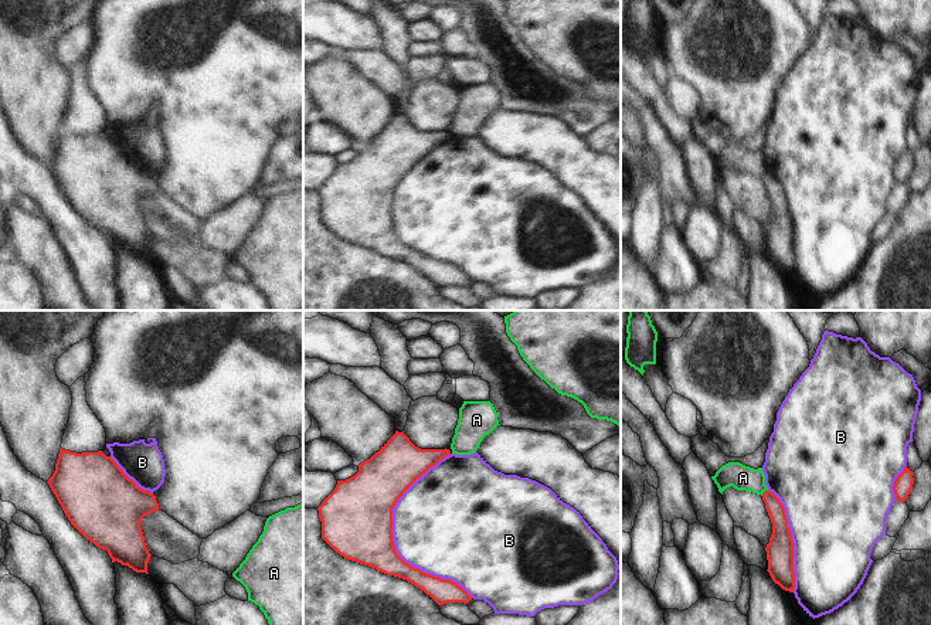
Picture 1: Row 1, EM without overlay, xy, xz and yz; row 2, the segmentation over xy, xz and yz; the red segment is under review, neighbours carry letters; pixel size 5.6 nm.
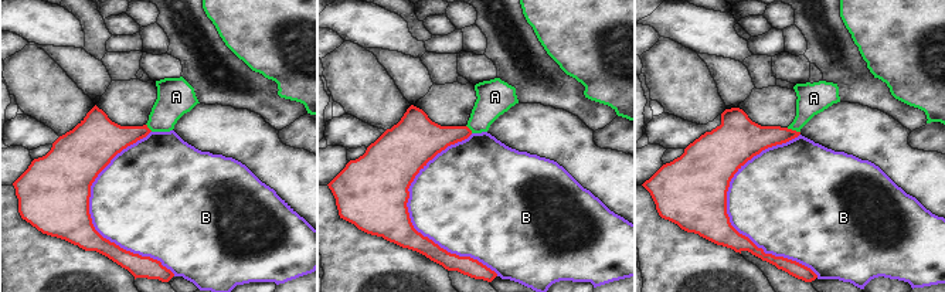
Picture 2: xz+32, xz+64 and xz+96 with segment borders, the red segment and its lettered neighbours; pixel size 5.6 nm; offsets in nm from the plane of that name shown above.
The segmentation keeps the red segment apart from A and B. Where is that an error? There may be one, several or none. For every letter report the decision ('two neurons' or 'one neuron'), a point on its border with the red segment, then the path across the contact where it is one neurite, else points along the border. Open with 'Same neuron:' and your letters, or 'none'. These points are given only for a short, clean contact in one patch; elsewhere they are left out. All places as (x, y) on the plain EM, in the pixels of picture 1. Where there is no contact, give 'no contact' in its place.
Same neuron: none
A: two neurons; meets red in yz at (764, 175); border along yz (767, 172), (761, 177)
B: two neurons; meets red in xz at (391, 221)

